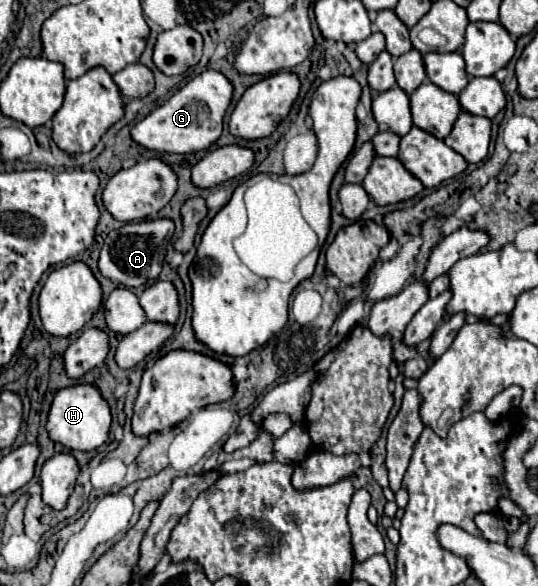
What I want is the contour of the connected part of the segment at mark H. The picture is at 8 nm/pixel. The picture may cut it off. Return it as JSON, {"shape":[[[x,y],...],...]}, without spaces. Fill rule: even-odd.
{"shape":[[[80,383],[60,389],[54,395],[50,413],[48,413],[48,433],[50,439],[56,443],[62,443],[70,449],[80,451],[92,451],[106,443],[108,433],[112,425],[112,413],[108,401],[102,397],[100,389],[94,383]]]}

